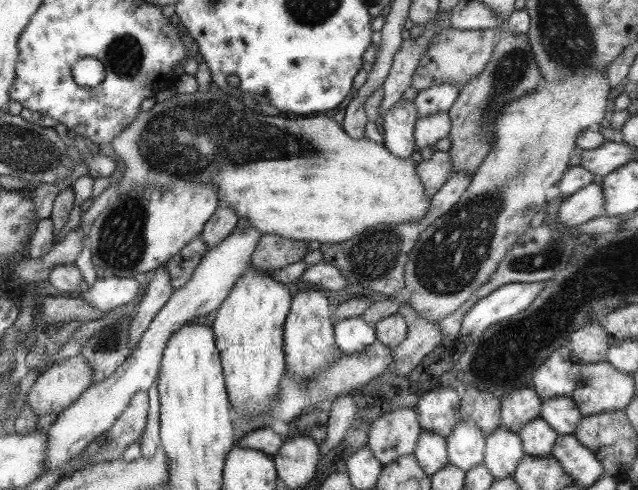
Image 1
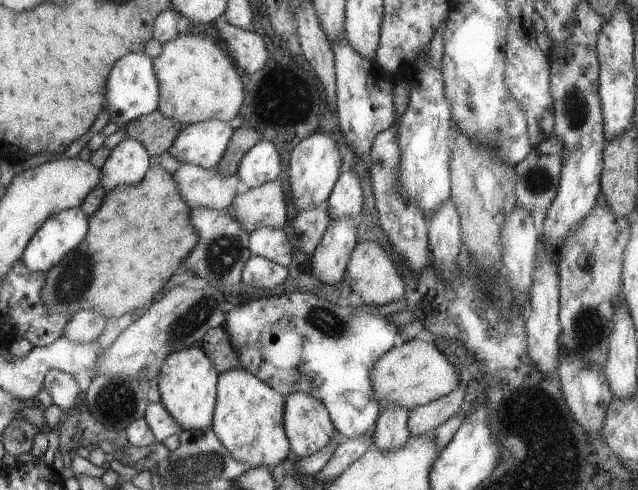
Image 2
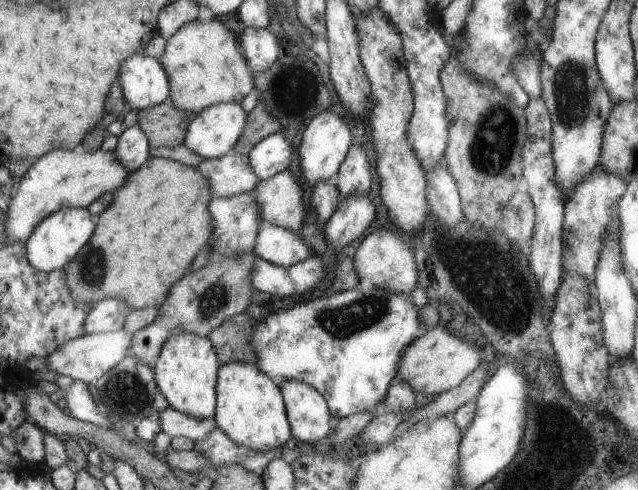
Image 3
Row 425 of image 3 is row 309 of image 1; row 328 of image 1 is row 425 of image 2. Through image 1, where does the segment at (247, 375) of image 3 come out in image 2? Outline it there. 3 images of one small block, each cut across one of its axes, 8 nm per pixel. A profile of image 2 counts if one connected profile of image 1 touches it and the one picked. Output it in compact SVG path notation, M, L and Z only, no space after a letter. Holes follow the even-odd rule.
M229 370L217 380L217 404L213 416L213 432L227 452L241 464L247 464L249 470L269 468L273 470L279 462L285 460L291 450L285 426L285 396L275 392L257 376L247 370Z

